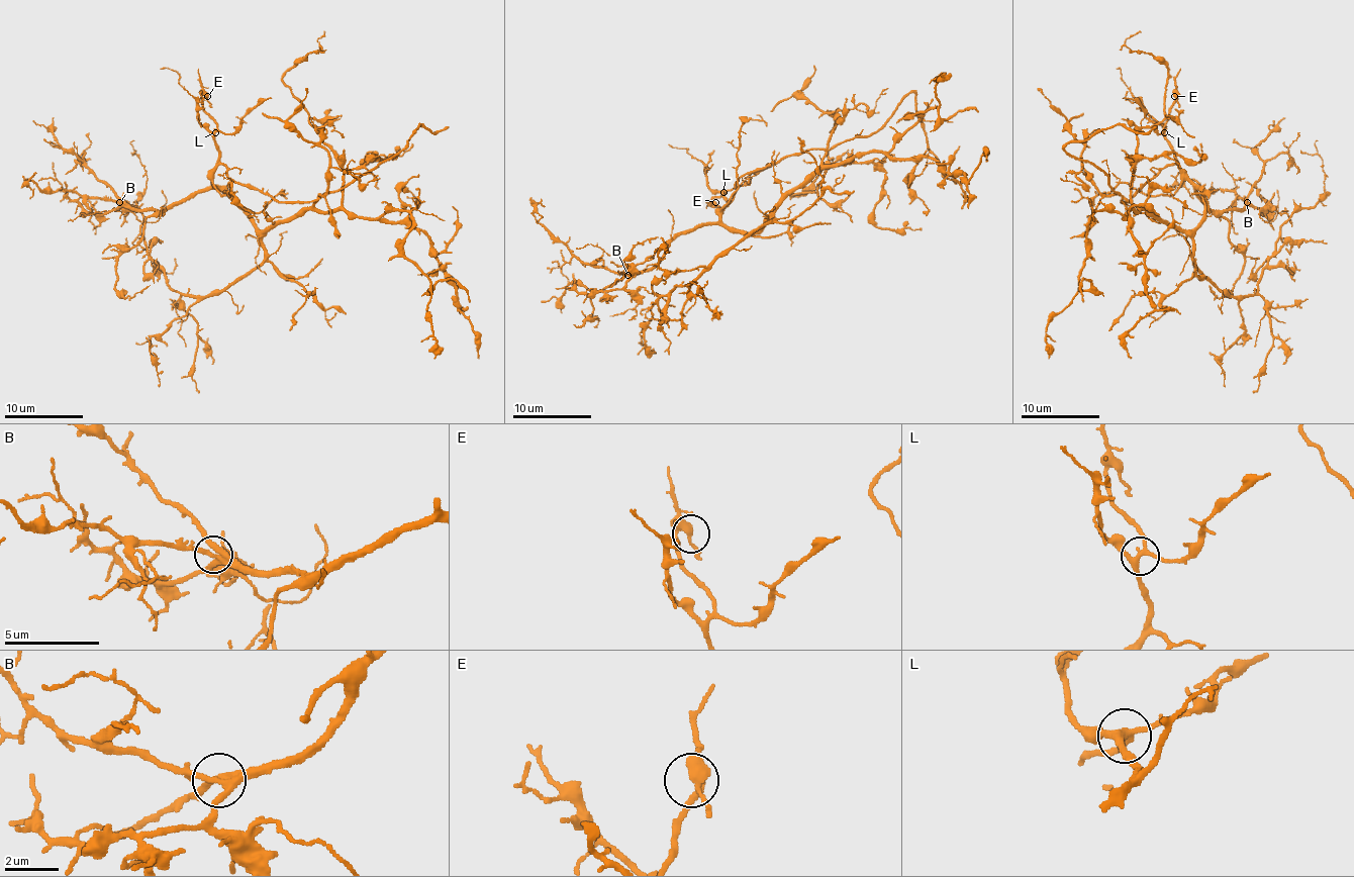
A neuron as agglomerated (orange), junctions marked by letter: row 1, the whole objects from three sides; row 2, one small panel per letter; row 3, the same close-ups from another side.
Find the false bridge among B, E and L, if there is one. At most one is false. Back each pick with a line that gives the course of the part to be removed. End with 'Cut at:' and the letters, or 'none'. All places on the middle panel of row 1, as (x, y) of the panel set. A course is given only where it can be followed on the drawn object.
Cut at: none

